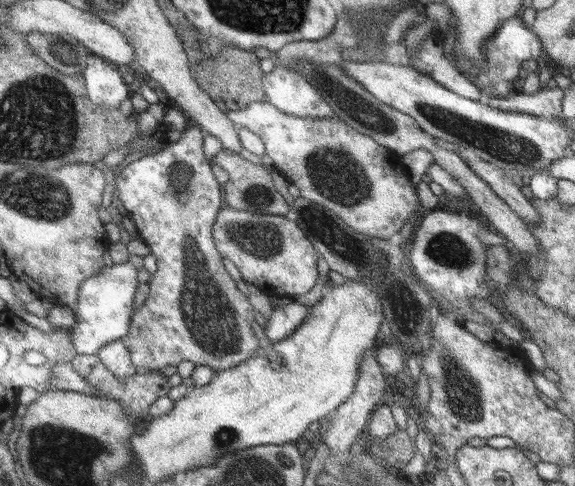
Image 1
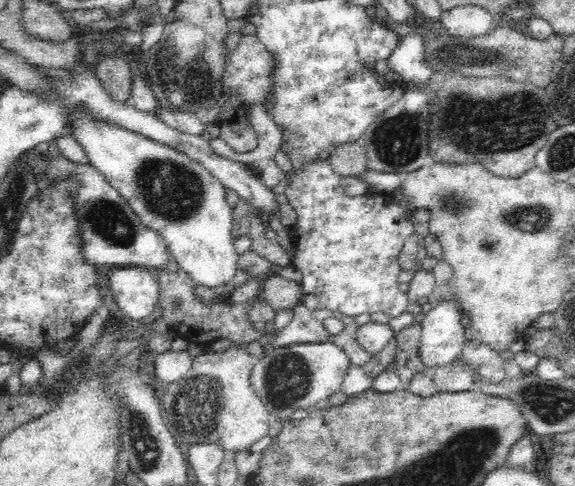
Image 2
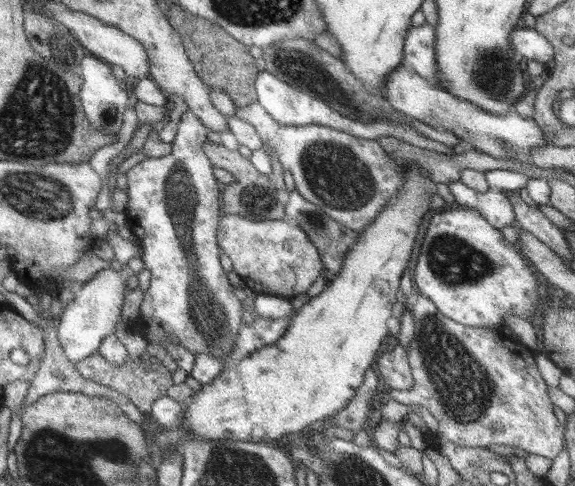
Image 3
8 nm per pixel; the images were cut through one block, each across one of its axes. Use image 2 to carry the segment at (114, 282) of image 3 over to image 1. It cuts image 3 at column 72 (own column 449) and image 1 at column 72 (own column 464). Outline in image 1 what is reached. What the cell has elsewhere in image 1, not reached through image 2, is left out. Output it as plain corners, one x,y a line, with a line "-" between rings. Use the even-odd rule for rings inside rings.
129,261
113,264
81,285
77,311
74,312
75,324
68,329
72,330
71,341
78,356
97,355
100,348
116,340
124,340
129,334
132,327
132,304
138,288
138,271

